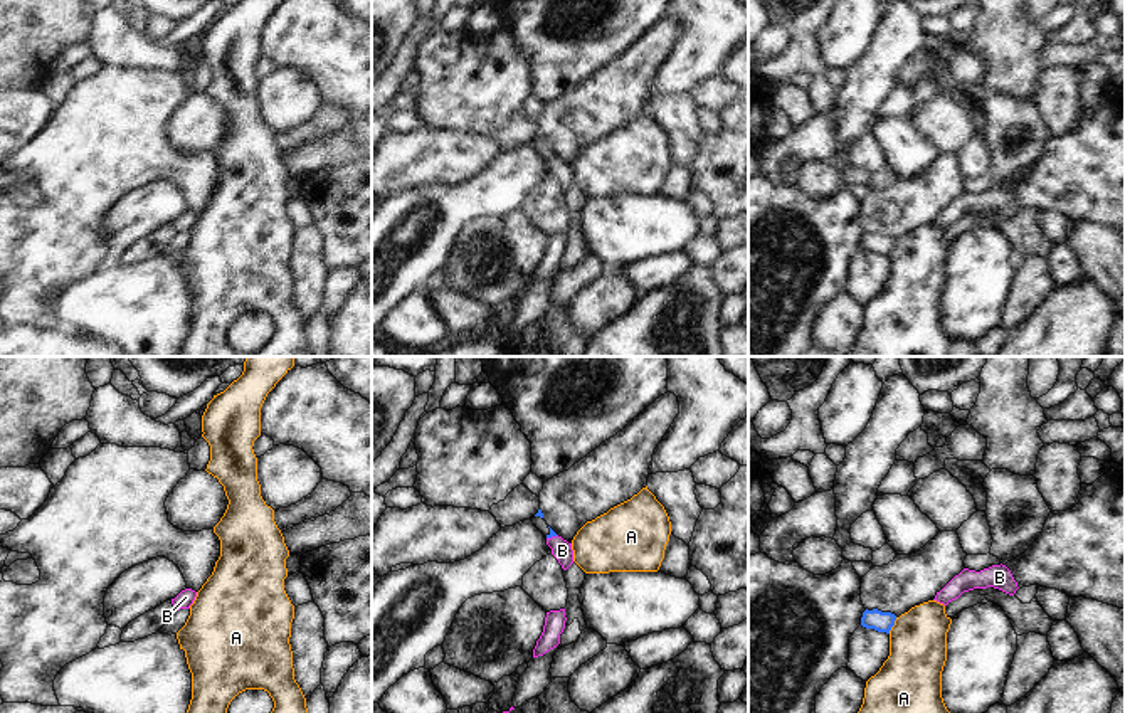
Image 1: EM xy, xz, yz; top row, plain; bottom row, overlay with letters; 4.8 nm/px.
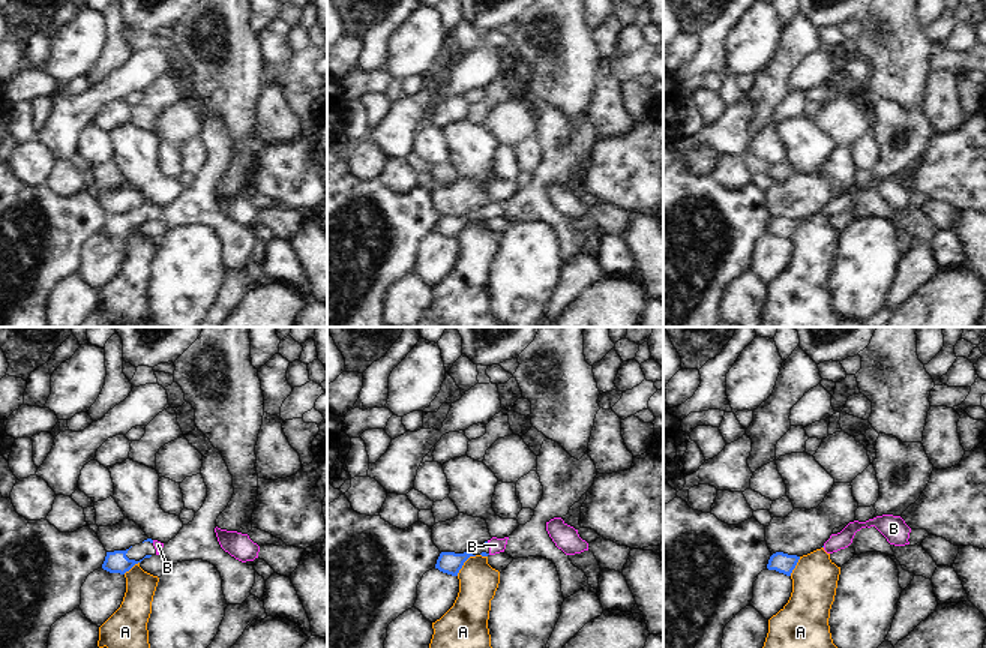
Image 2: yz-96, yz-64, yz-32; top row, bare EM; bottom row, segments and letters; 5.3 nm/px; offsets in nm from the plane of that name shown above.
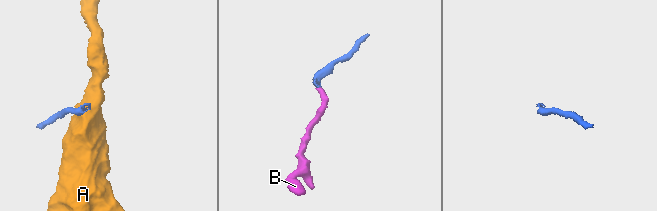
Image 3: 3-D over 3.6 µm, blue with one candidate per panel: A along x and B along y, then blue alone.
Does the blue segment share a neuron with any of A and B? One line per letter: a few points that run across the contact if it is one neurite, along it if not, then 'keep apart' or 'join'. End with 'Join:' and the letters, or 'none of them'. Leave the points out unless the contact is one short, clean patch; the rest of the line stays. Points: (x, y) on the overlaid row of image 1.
A: yz (897, 617), (888, 633) | keep apart
B: xz (552, 533), (552, 535), (562, 550) | join
Join: B

